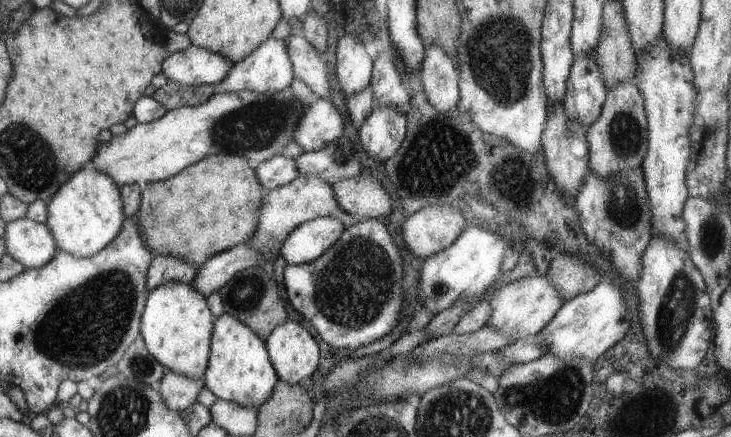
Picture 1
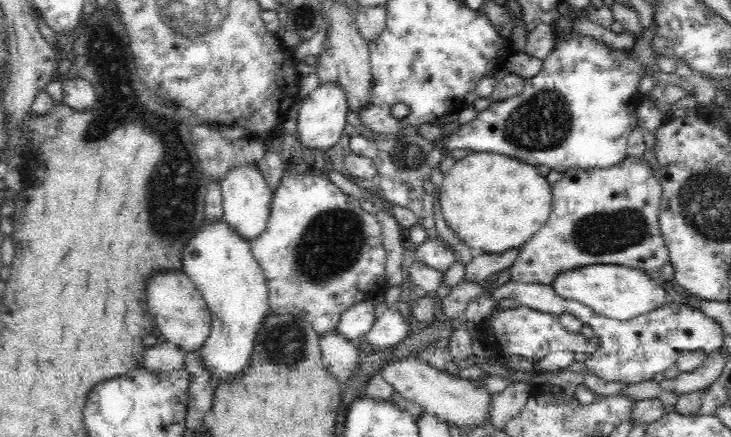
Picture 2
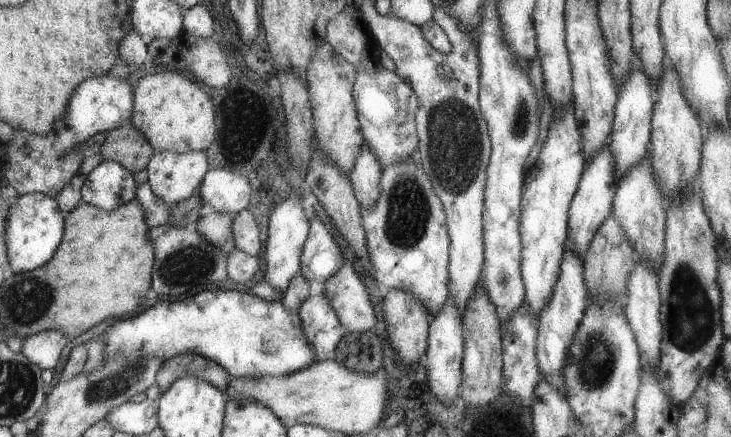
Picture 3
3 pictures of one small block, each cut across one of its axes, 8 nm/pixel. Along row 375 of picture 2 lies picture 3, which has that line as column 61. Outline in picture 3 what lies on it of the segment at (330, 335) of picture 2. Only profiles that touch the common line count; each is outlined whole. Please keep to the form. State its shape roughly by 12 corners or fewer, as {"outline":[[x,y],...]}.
{"outline":[[51,328],[23,340],[21,352],[39,368],[53,370],[67,344]]}

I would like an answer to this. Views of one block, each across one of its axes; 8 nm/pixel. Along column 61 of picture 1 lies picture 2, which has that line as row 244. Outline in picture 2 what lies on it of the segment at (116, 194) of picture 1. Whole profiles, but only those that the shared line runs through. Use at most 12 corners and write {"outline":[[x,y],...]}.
{"outline":[[204,220],[182,250],[212,330],[198,350],[216,386],[244,376],[270,312],[252,246]]}

